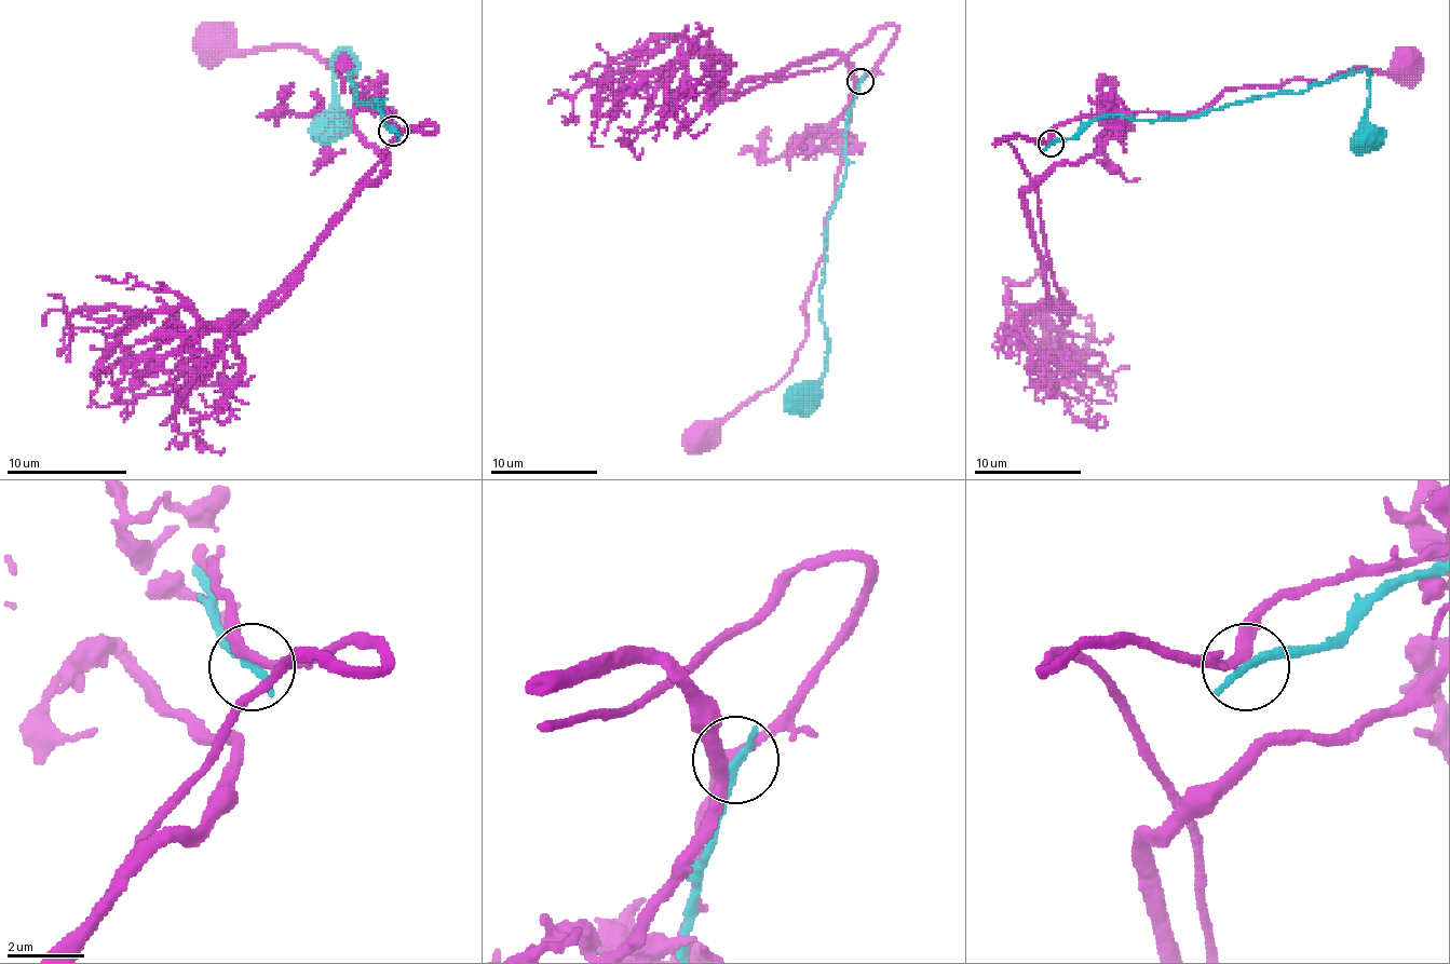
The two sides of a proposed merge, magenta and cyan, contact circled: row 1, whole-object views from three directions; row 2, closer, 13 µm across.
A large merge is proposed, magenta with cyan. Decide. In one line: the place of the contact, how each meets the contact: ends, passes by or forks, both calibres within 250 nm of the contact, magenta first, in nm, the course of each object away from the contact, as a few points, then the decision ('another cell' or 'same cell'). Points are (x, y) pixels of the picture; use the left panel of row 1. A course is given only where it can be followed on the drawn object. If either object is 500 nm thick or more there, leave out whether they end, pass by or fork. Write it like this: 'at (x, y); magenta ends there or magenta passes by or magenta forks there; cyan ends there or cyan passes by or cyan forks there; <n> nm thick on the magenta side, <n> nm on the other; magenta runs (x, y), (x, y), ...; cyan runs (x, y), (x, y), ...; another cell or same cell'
at (393, 131); magenta passes by; cyan ends there; 280 nm thick on the magenta side, 300 nm on the other; magenta runs (393, 129), (378, 95), (356, 98), (348, 68), (333, 65), (336, 59), (323, 63), (296, 48), (218, 48); cyan runs (393, 132), (378, 98), (378, 105), (356, 102), (348, 78), (356, 59), (344, 48), (333, 63), (326, 140); another cell

